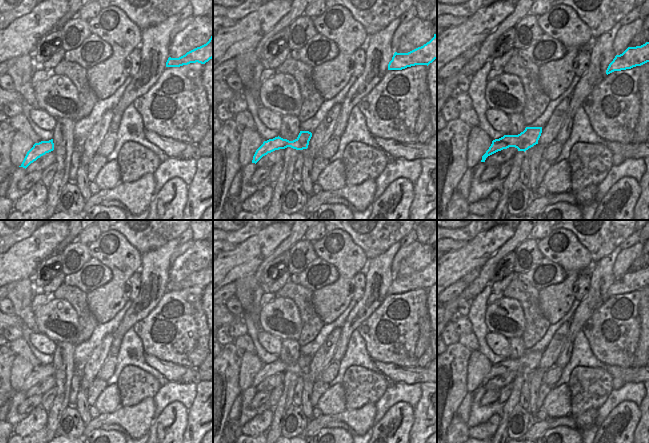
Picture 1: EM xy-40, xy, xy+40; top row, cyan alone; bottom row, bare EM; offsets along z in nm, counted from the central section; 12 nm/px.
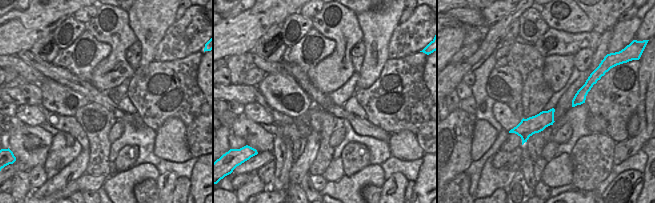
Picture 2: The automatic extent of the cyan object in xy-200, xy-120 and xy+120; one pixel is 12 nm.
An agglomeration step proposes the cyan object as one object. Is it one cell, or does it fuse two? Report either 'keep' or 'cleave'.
keep

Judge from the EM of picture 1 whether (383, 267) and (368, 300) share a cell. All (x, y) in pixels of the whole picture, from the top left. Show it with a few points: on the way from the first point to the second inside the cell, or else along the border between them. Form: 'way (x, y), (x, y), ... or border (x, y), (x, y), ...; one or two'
way (374, 272), (375, 291); one

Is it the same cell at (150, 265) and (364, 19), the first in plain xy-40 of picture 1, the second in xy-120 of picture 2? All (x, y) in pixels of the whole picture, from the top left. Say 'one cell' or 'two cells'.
one cell

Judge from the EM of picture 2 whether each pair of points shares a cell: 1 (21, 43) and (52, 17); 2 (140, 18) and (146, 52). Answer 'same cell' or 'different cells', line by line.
1: same cell
2: same cell

